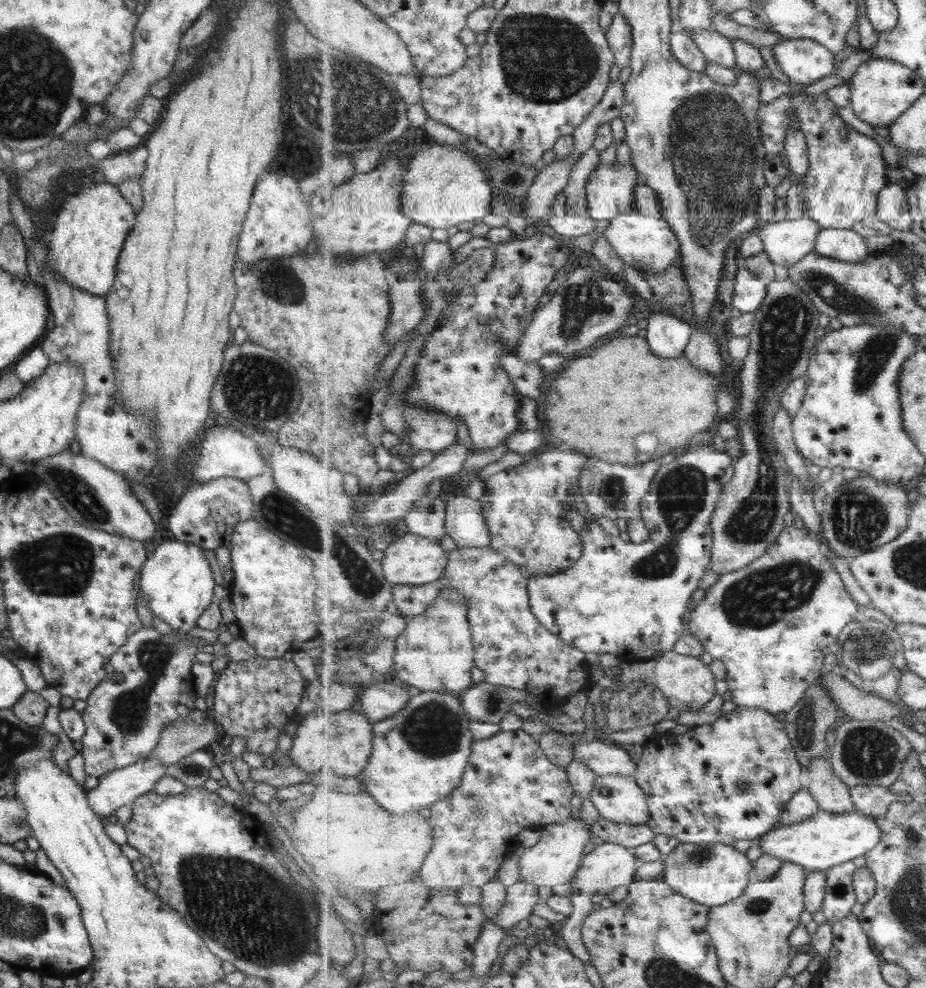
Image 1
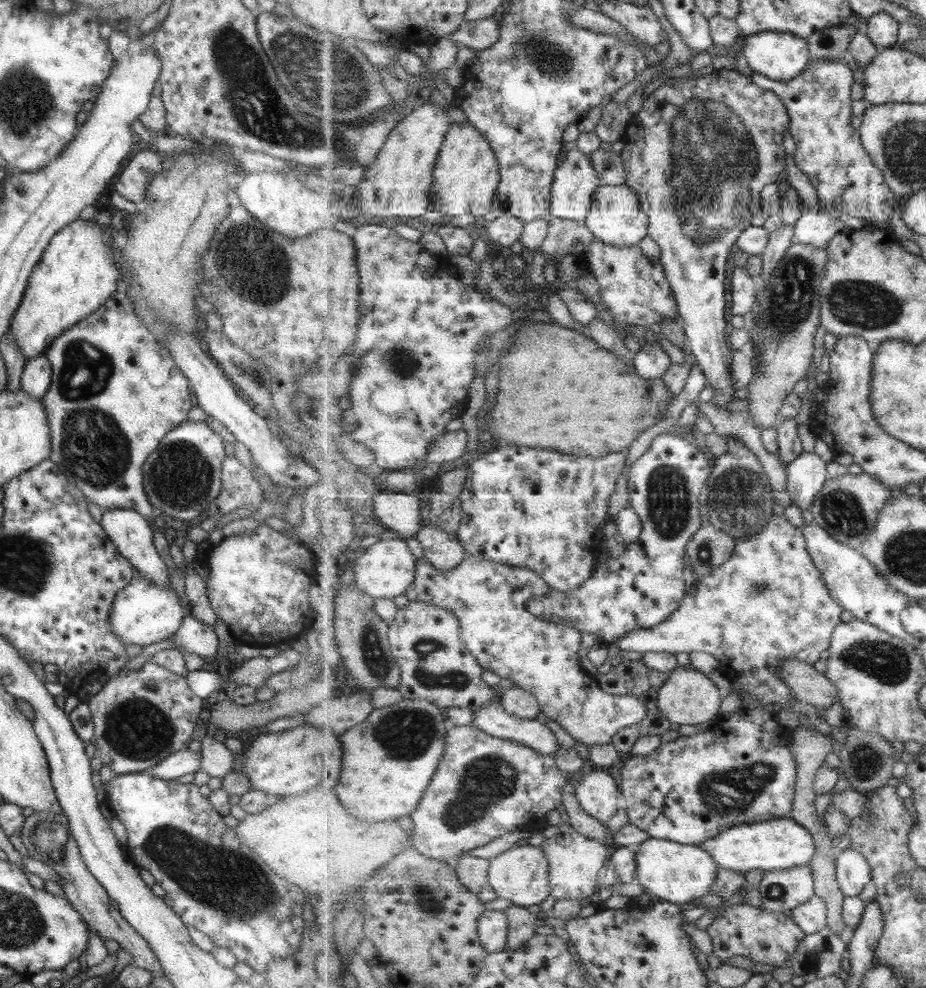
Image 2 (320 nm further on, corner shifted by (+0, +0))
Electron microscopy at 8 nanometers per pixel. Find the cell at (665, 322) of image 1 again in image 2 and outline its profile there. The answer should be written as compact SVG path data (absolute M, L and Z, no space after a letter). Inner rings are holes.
M642 342L639 352L630 356L634 360L637 375L646 380L661 379L673 364L663 346L656 343Z

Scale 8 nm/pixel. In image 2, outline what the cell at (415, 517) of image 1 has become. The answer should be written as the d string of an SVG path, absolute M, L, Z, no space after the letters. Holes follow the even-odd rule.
M377 494L374 498L375 518L384 528L394 529L403 538L416 538L425 527L421 515L421 500L415 495Z

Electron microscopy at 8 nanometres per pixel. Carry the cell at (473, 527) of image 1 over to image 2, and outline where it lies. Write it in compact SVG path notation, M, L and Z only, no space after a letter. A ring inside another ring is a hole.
M427 524L418 532L416 539L422 545L423 557L428 558L439 570L459 566L467 556L457 534L445 532L436 526Z

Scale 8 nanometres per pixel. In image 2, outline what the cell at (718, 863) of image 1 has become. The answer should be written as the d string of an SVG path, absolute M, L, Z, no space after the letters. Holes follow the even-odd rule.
M651 838L639 845L639 849L637 850L636 876L643 888L647 889L651 895L677 905L687 904L711 894L711 888L717 880L717 873L721 867L701 846Z

